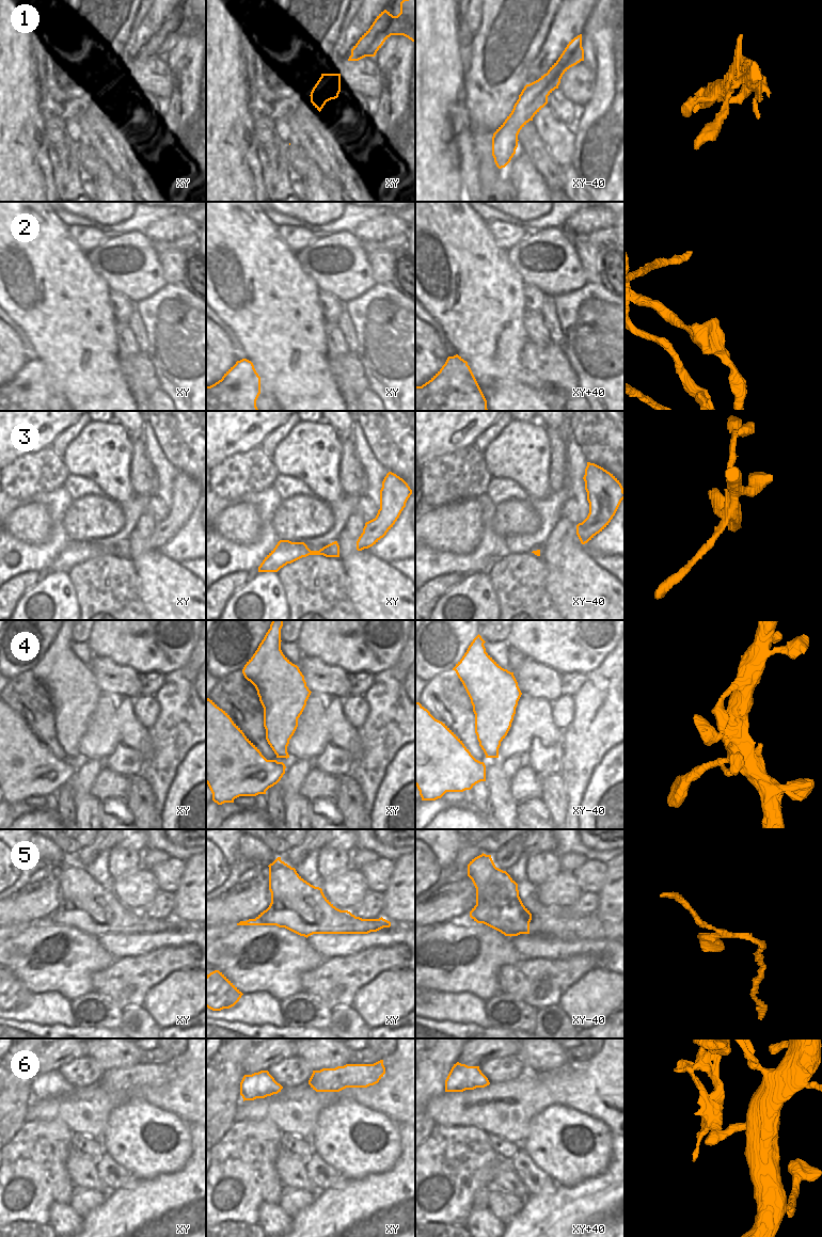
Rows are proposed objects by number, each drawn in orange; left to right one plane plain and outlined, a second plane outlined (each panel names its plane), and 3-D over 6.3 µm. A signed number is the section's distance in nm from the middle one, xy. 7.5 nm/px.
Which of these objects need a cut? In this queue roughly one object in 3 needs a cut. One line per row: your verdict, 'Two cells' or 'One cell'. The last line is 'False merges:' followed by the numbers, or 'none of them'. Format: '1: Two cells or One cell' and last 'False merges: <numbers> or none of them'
1: One cell
2: Two cells
3: One cell
4: One cell
5: One cell
6: Two cells
False merges: 2, 6

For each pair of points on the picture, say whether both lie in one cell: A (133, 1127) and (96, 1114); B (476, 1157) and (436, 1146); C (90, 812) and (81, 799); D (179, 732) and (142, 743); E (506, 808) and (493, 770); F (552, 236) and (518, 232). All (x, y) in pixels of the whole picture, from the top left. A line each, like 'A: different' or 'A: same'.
A: different
B: same
C: same
D: different
E: same
F: different

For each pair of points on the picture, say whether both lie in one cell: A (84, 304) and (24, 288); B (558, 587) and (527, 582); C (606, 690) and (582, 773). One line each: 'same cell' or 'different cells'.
A: same cell
B: different cells
C: same cell

